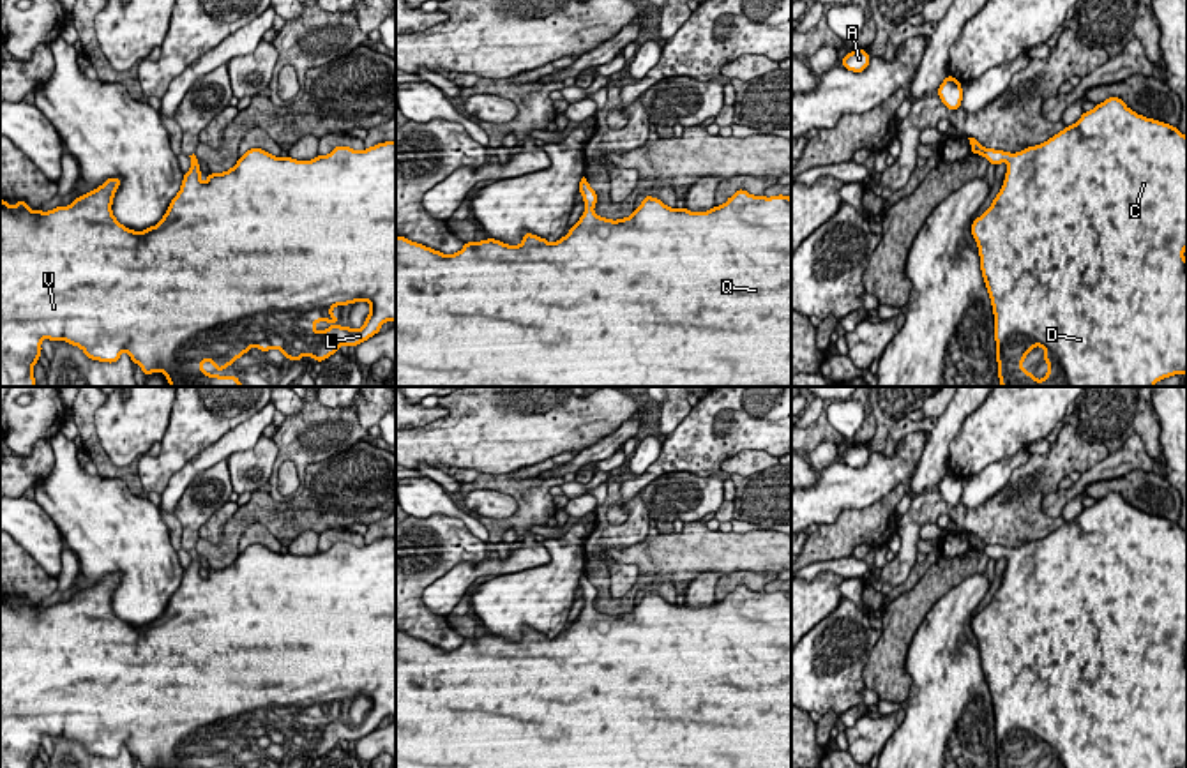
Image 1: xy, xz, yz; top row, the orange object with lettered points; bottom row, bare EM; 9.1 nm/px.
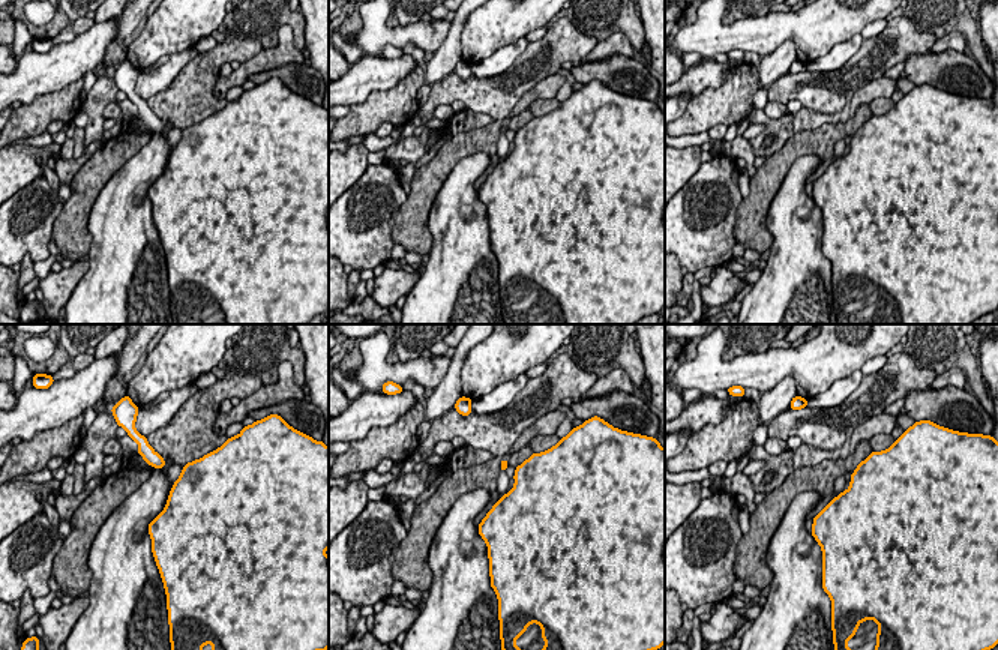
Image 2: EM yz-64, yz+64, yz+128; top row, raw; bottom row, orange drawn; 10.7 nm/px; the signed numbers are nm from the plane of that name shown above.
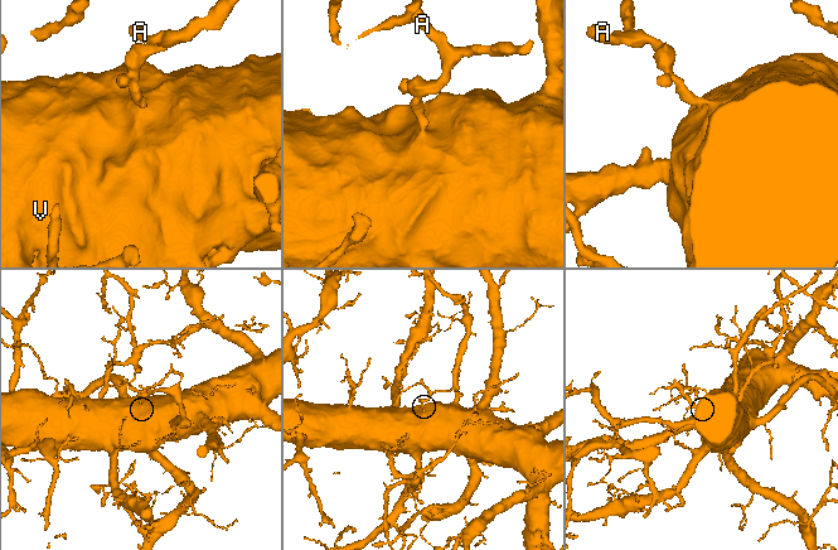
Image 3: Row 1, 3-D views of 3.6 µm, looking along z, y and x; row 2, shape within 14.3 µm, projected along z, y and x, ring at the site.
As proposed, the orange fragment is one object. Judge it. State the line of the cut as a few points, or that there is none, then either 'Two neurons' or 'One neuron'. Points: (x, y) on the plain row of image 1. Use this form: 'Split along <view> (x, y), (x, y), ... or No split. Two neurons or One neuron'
No split. One neuron

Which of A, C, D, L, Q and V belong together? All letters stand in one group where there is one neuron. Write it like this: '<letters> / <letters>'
A C D L Q V

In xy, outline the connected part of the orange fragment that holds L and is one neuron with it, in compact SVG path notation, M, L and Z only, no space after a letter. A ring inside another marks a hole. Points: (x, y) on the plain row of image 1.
M396 537L378 538L362 547L350 542L336 542L329 551L318 551L313 556L274 553L261 544L251 544L231 565L219 570L208 568L205 579L200 576L198 553L194 549L189 553L191 565L184 568L178 590L171 595L161 618L145 627L132 627L122 621L111 607L120 572L108 574L101 583L76 593L69 602L57 602L49 607L32 607L25 595L12 602L0 593L0 768L34 768L44 733L53 738L64 734L81 743L90 756L110 759L118 757L120 749L125 745L143 768L205 768L201 764L203 757L212 757L215 766L221 766L253 742L261 747L277 743L288 756L300 756L307 750L316 757L323 757L341 740L353 743L378 729L385 717L396 717ZM359 696L366 696L371 701L371 708L359 726L339 720L320 727L314 726L318 717L339 717L339 712L330 710L334 701L355 699Z

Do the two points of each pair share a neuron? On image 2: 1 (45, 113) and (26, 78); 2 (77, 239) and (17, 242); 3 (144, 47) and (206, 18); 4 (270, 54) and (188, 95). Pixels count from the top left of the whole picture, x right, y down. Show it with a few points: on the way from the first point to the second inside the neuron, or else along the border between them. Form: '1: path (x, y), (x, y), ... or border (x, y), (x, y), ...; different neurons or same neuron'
1: border (69, 83), (23, 104); different neurons
2: border (63, 204), (54, 222), (51, 237); different neurons
3: path (159, 38), (182, 18), (191, 18); same neuron
4: border (221, 74), (213, 90), (218, 99); different neurons

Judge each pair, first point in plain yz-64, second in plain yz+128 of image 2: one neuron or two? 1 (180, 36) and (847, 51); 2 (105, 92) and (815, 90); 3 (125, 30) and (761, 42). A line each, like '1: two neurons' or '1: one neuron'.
1: two neurons
2: one neuron
3: two neurons

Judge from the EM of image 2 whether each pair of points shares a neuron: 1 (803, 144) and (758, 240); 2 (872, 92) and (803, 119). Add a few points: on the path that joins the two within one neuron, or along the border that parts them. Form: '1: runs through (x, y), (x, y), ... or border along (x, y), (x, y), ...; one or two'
1: runs through (778, 165), (763, 188), (758, 215); one
2: runs through (856, 102), (839, 119), (820, 119); one

